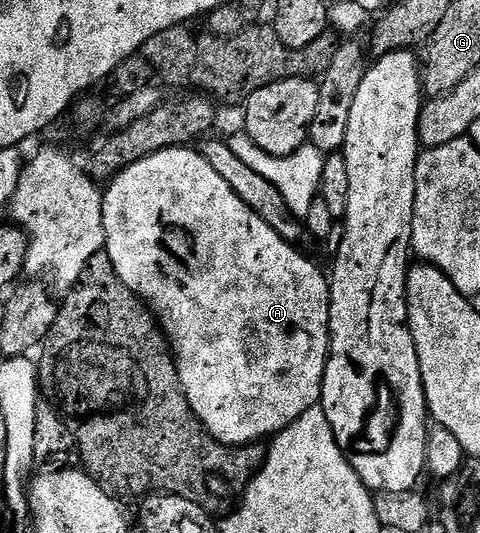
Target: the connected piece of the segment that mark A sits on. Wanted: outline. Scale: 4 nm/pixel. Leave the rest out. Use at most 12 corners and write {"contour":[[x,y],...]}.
{"contour":[[193,147],[105,248],[230,447],[320,402],[329,281]]}

